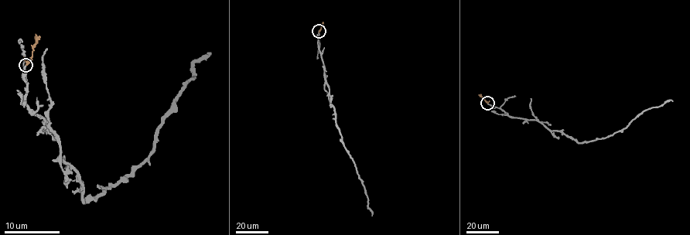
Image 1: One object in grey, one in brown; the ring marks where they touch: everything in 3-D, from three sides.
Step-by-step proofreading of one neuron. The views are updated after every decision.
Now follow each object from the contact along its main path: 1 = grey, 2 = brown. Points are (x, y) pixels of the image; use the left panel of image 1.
1: (26, 65), (27, 107), (59, 142), (58, 159), (77, 173), (83, 200), (149, 154), (193, 65), (207, 58)
2: (26, 65), (39, 36)

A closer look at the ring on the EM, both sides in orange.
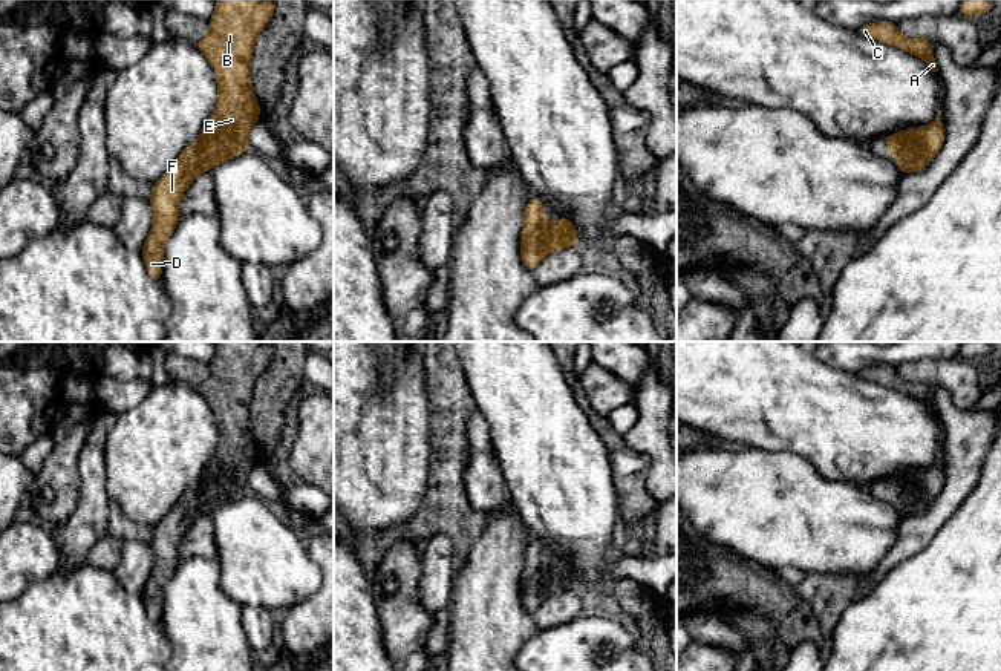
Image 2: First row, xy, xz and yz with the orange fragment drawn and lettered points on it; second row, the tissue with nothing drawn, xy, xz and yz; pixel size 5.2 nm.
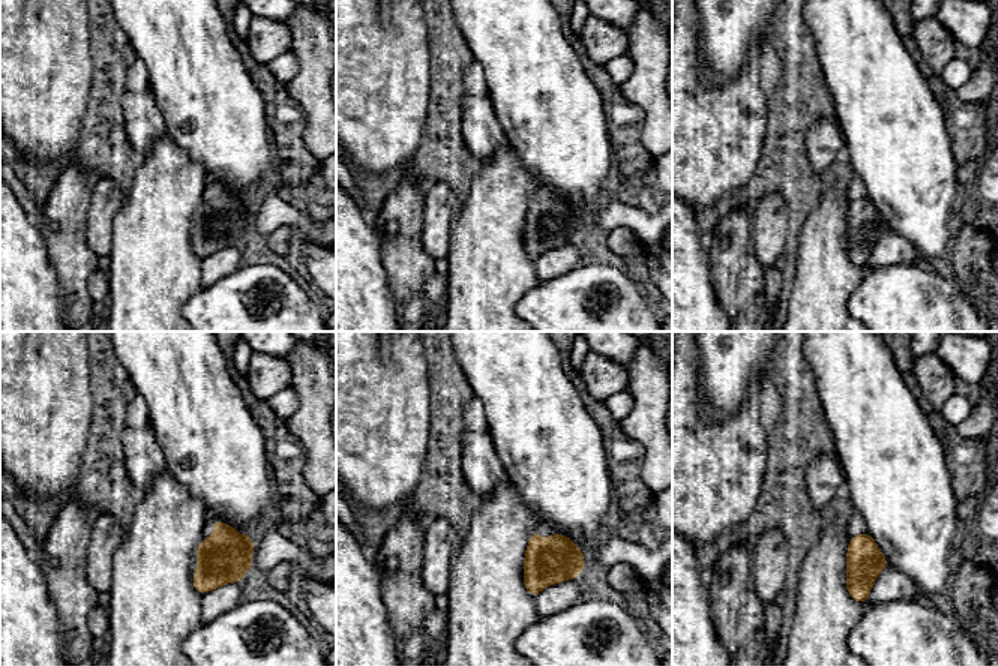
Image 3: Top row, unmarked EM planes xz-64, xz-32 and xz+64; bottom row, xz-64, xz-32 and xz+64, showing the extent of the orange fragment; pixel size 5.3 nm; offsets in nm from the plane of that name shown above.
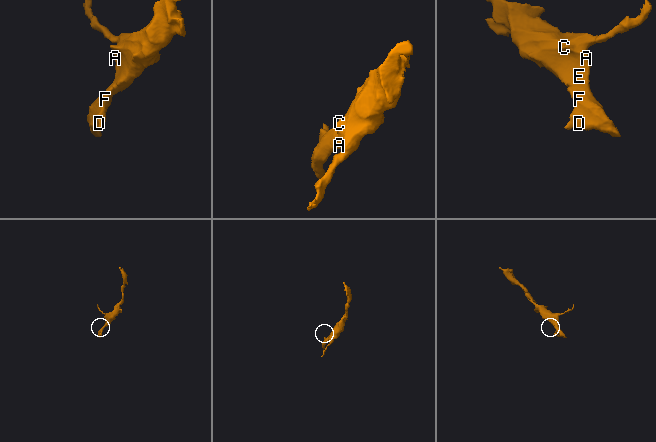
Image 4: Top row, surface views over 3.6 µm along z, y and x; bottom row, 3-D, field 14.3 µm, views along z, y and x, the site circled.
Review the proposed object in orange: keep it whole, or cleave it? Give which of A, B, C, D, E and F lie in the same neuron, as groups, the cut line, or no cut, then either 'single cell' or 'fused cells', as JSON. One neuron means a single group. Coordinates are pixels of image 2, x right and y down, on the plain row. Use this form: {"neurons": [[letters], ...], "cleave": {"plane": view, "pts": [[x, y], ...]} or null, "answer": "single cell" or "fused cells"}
{"neurons": [["A", "B", "C", "D", "E", "F"]], "cleave": null, "answer": "single cell"}

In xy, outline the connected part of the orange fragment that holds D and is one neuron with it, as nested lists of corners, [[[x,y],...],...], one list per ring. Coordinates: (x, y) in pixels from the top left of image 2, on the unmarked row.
[[[216,342],[210,375],[196,389],[214,414],[219,441],[201,480],[153,527],[148,547],[155,562],[141,596],[155,624],[161,624],[164,585],[181,561],[179,544],[187,530],[219,504],[225,506],[248,493],[249,472],[260,458],[251,434],[249,406],[257,378],[272,355],[274,343],[268,342]]]

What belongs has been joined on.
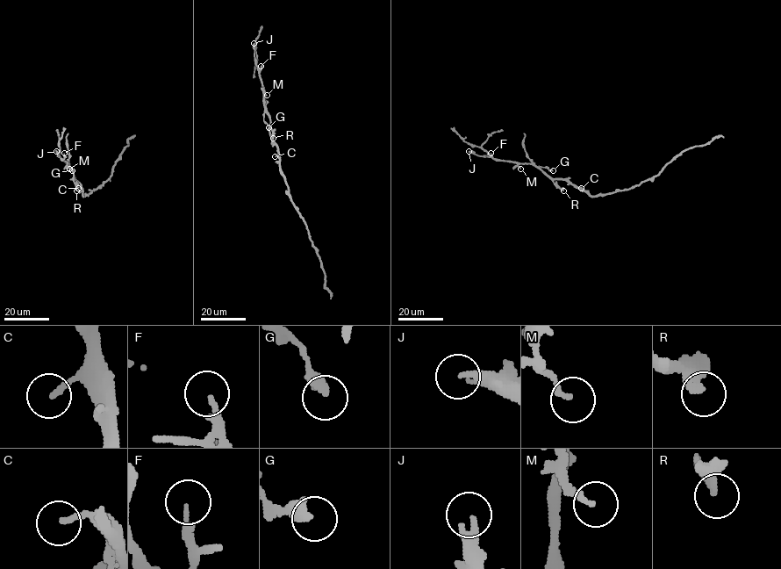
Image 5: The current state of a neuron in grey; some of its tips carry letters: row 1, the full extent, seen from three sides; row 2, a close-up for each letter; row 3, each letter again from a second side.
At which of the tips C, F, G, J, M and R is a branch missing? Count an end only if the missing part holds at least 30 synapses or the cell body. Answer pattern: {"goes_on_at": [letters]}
{"goes_on_at": ["C"]}

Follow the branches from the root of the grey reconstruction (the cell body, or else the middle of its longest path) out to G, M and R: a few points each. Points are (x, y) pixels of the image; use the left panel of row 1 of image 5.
G: (82, 196), (82, 185), (72, 178), (73, 170), (67, 167), (72, 170)
M: (82, 196), (82, 185), (72, 178), (73, 170), (67, 164), (69, 169)
R: (82, 196), (82, 185), (72, 179), (76, 190)

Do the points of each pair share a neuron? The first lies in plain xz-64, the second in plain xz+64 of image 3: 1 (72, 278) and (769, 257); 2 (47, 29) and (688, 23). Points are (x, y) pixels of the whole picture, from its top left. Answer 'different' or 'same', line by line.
1: different
2: same

